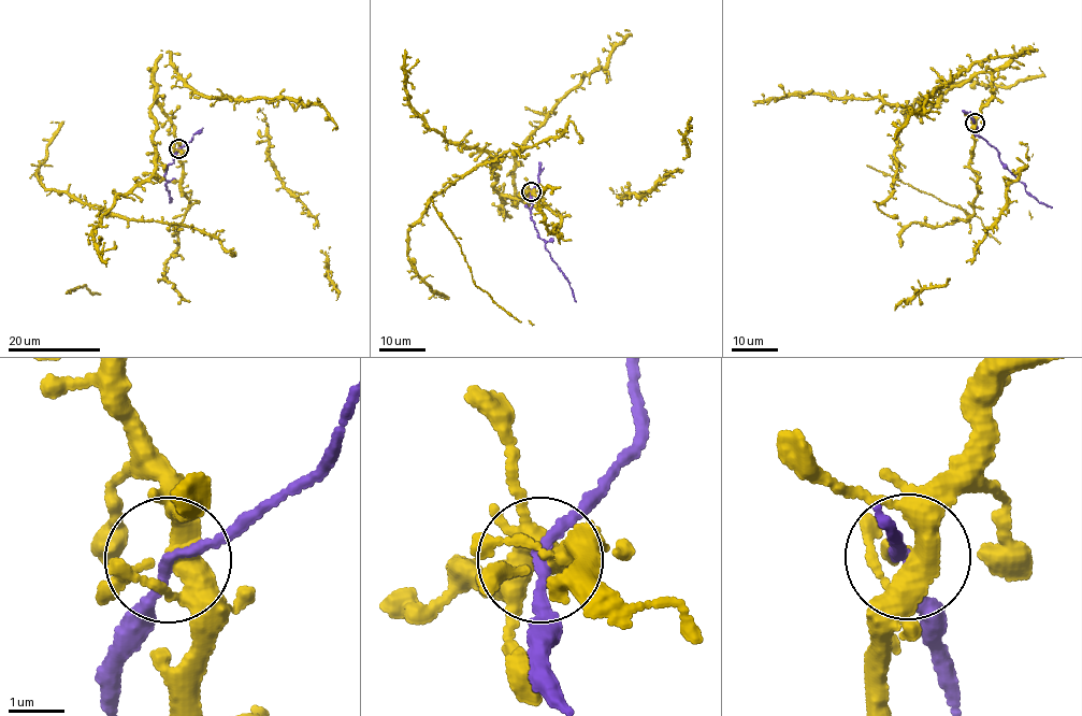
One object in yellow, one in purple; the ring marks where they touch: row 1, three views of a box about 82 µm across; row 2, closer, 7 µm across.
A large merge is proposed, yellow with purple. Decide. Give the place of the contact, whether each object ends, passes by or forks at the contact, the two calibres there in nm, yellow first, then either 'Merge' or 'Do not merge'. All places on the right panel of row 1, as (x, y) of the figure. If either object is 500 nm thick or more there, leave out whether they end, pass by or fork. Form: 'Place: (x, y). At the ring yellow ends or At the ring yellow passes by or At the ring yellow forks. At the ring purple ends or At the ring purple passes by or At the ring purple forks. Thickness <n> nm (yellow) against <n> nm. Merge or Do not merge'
Place: (975, 123). At the ring yellow forks. At the ring purple passes by. Thickness 360 nm (yellow) against 160 nm. Merge

